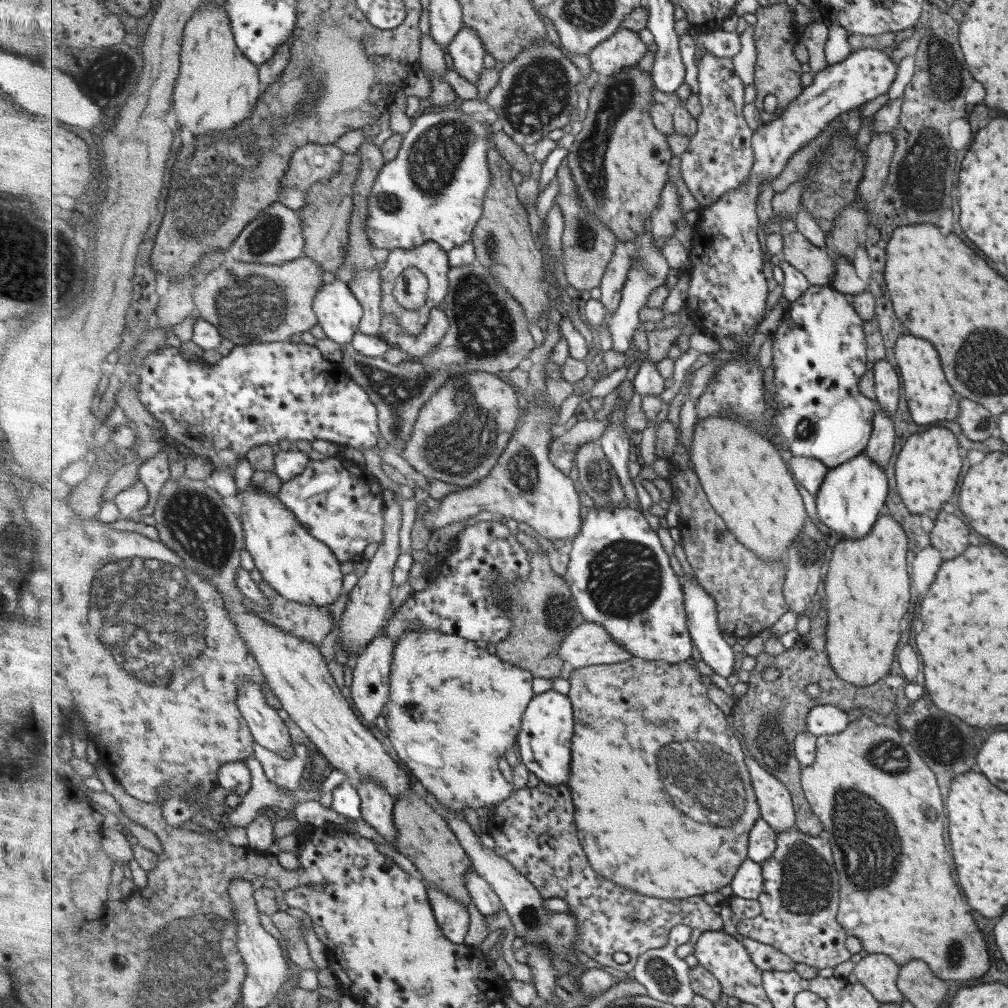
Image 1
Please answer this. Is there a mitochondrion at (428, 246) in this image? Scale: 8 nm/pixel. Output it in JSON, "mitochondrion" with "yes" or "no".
{"mitochondrion":"no"}

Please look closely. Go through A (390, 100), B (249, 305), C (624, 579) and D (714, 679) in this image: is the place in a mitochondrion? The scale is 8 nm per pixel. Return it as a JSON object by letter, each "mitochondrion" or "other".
{"A":"other","B":"mitochondrion","C":"mitochondrion","D":"other"}

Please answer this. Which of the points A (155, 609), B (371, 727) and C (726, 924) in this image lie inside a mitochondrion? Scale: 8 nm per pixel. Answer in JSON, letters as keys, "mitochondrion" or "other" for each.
{"A":"mitochondrion","B":"other","C":"other"}

